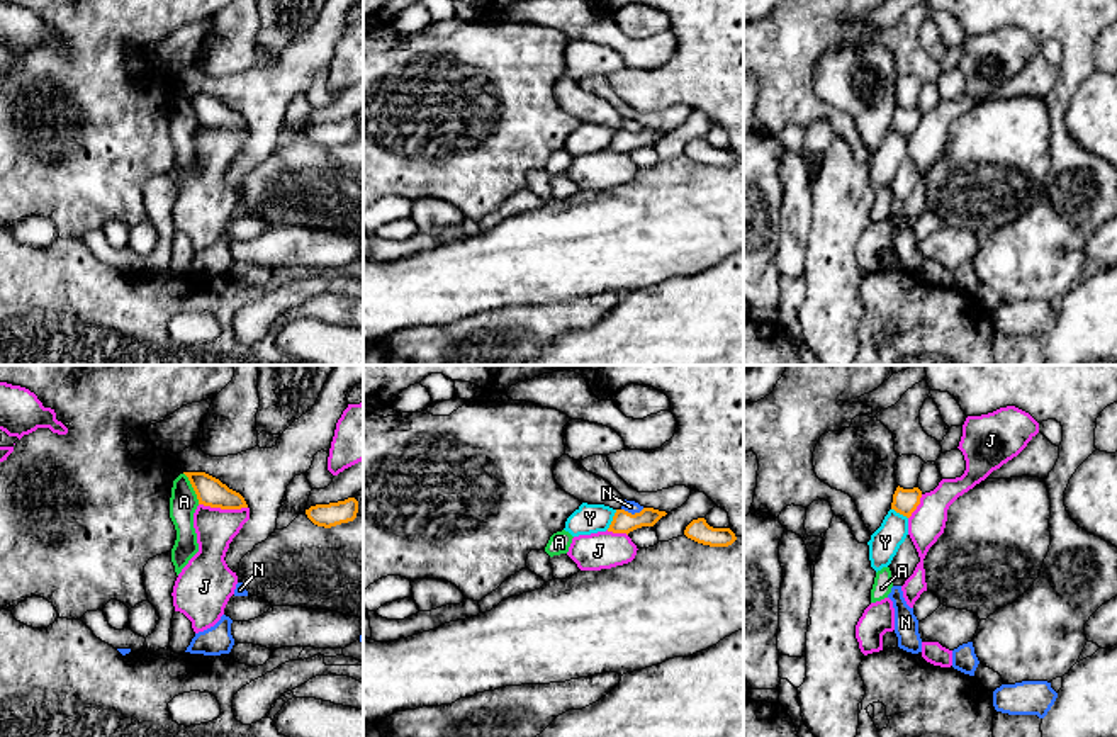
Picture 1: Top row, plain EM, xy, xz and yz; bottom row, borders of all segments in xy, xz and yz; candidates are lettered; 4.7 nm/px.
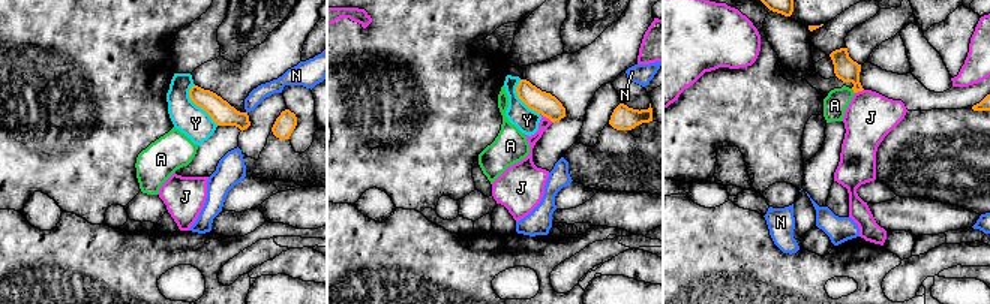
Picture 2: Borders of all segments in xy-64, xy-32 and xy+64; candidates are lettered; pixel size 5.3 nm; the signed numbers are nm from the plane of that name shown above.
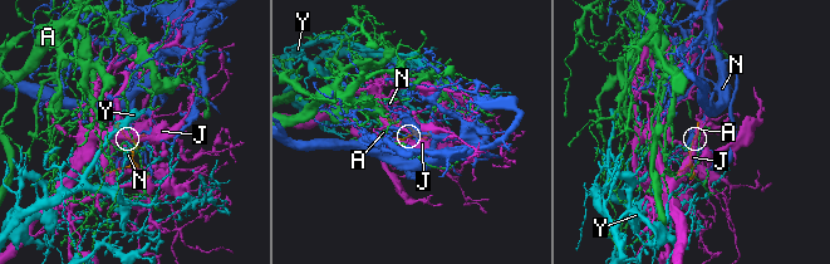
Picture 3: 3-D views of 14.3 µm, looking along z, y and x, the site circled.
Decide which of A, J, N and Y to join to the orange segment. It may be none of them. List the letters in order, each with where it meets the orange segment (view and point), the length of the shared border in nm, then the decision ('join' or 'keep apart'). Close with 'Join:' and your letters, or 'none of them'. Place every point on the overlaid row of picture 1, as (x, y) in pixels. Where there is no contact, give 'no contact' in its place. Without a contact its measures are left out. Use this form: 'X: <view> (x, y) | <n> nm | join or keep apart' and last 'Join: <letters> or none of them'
A: xy (192, 486) | 170 nm | keep apart
J: xy (223, 508) | 240 nm | keep apart
N: xz (630, 513) | 110 nm | keep apart
Y: xz (613, 520) | 110 nm | keep apart
Join: none of them

